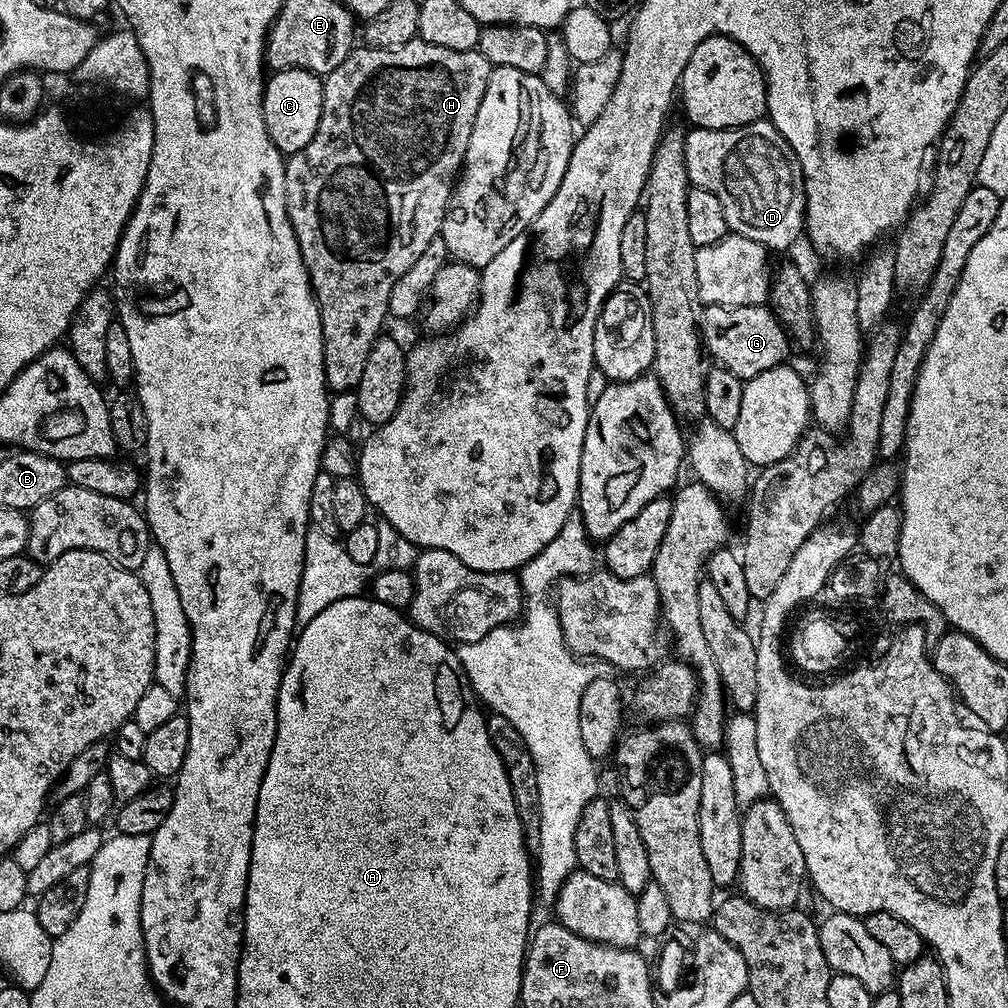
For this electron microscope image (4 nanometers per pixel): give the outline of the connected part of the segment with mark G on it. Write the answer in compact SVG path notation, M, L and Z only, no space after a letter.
M709 304L700 313L700 335L707 355L711 359L713 356L719 367L730 370L730 374L745 382L789 359L790 337L771 307L762 304L733 308Z

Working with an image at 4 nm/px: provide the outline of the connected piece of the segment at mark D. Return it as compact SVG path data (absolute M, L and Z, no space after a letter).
M765 118L741 128L710 130L693 127L691 131L684 138L689 181L695 187L710 190L710 194L718 197L718 202L722 202L722 211L726 214L729 229L735 235L754 238L754 242L769 250L788 248L799 236L802 236L805 231L804 207L806 206L802 166L790 142L786 142L786 138L778 134L771 120Z

